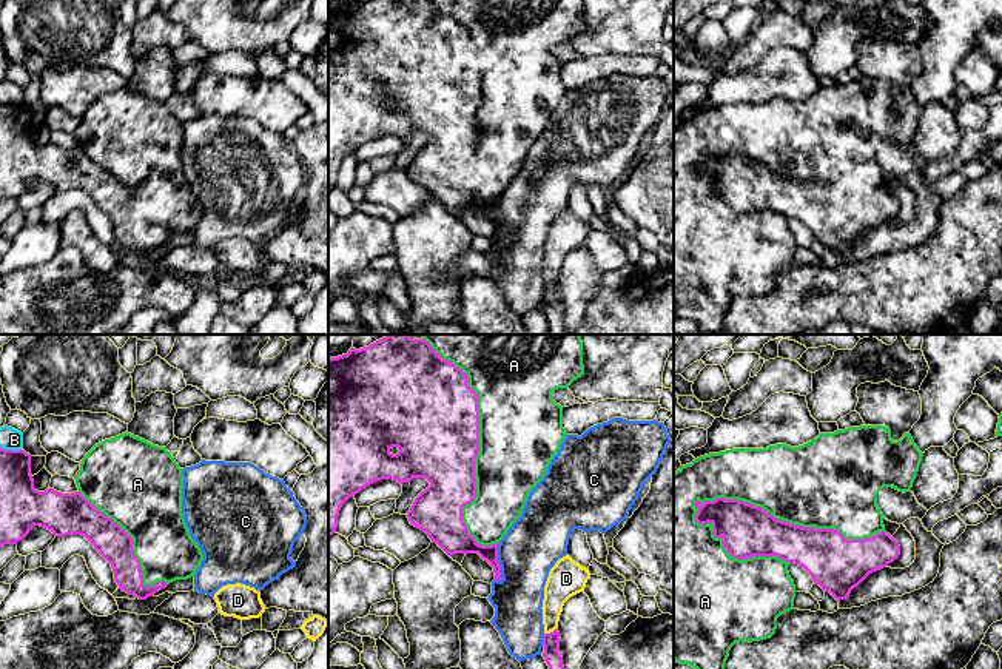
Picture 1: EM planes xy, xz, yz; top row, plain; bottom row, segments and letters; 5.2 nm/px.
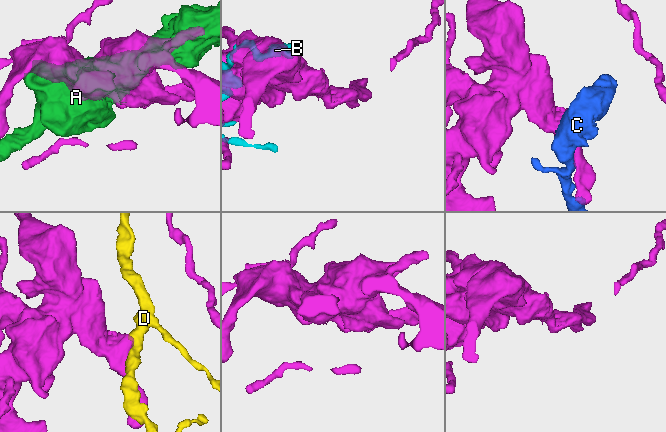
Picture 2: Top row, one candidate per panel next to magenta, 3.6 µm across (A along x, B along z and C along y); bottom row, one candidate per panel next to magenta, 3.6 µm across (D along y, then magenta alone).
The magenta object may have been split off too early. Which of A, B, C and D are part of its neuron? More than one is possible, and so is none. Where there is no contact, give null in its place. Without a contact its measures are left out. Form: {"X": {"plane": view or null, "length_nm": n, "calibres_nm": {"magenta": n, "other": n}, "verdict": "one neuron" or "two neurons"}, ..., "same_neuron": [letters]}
{"A": {"plane": "yz", "length_nm": 1000, "calibres_nm": {"magenta": 280, "other": 440}, "verdict": "two neurons"}, "B": {"plane": "xy", "length_nm": 120, "calibres_nm": {"magenta": 190, "other": 110}, "verdict": "two neurons"}, "C": {"plane": "xz", "length_nm": 200, "calibres_nm": {"magenta": 140, "other": 300}, "verdict": "two neurons"}, "D": {"plane": "xz", "length_nm": 80, "calibres_nm": {"magenta": 90, "other": 160}, "verdict": "two neurons"}, "same_neuron": []}

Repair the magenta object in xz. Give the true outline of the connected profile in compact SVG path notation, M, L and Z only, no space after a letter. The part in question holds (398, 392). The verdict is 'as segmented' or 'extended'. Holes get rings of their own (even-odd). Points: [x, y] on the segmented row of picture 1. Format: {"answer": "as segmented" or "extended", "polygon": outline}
{"answer": "as segmented", "polygon": "M387 334L364 348L328 359L328 538L336 532L342 504L367 486L393 479L399 484L425 478L430 486L413 501L407 518L424 530L449 556L478 553L501 581L498 544L483 546L469 533L462 507L476 496L475 458L479 453L478 393L469 387L469 376L453 362L442 359L425 339Z"}

